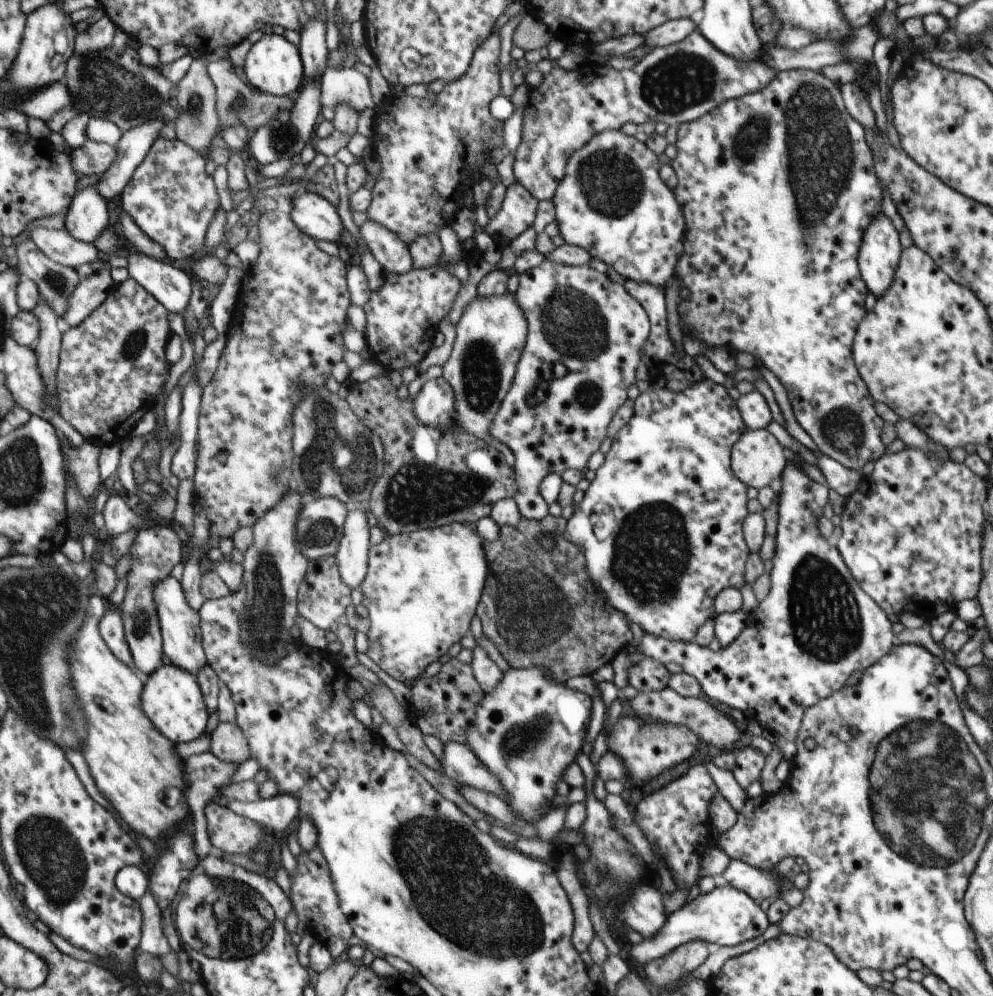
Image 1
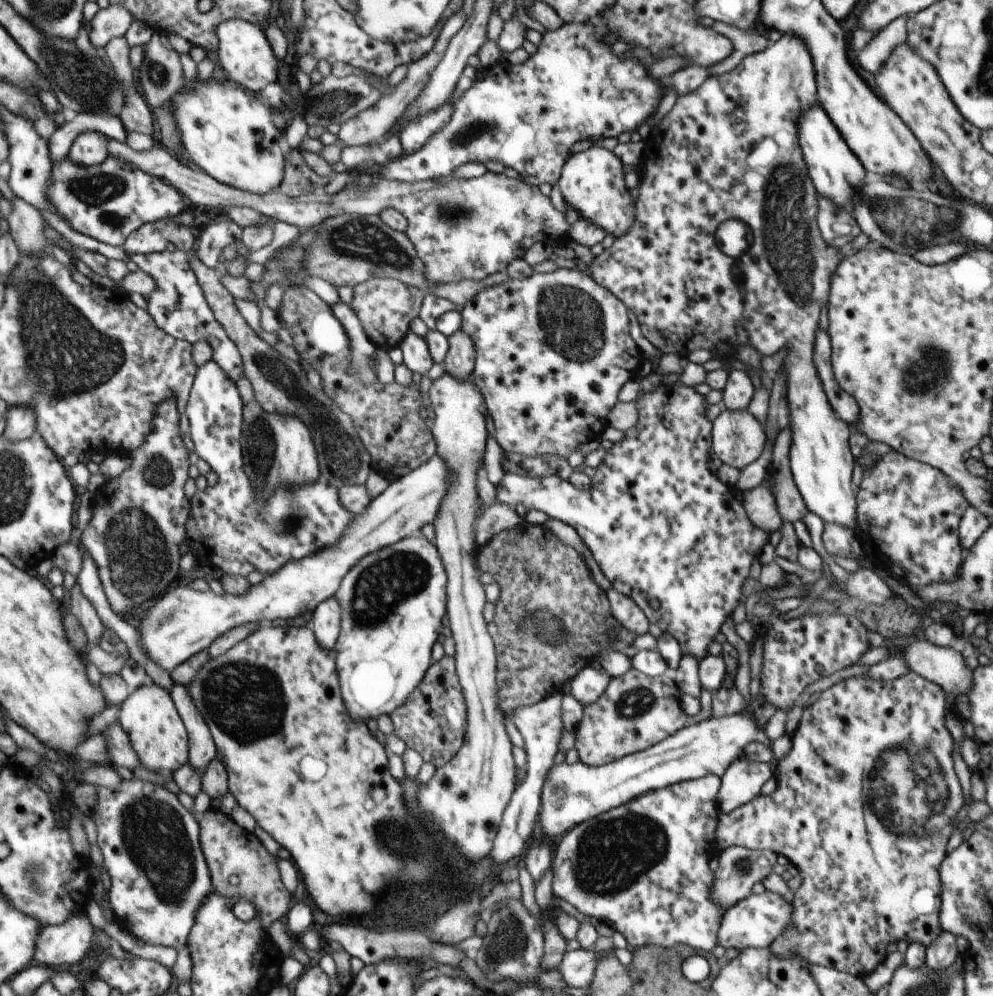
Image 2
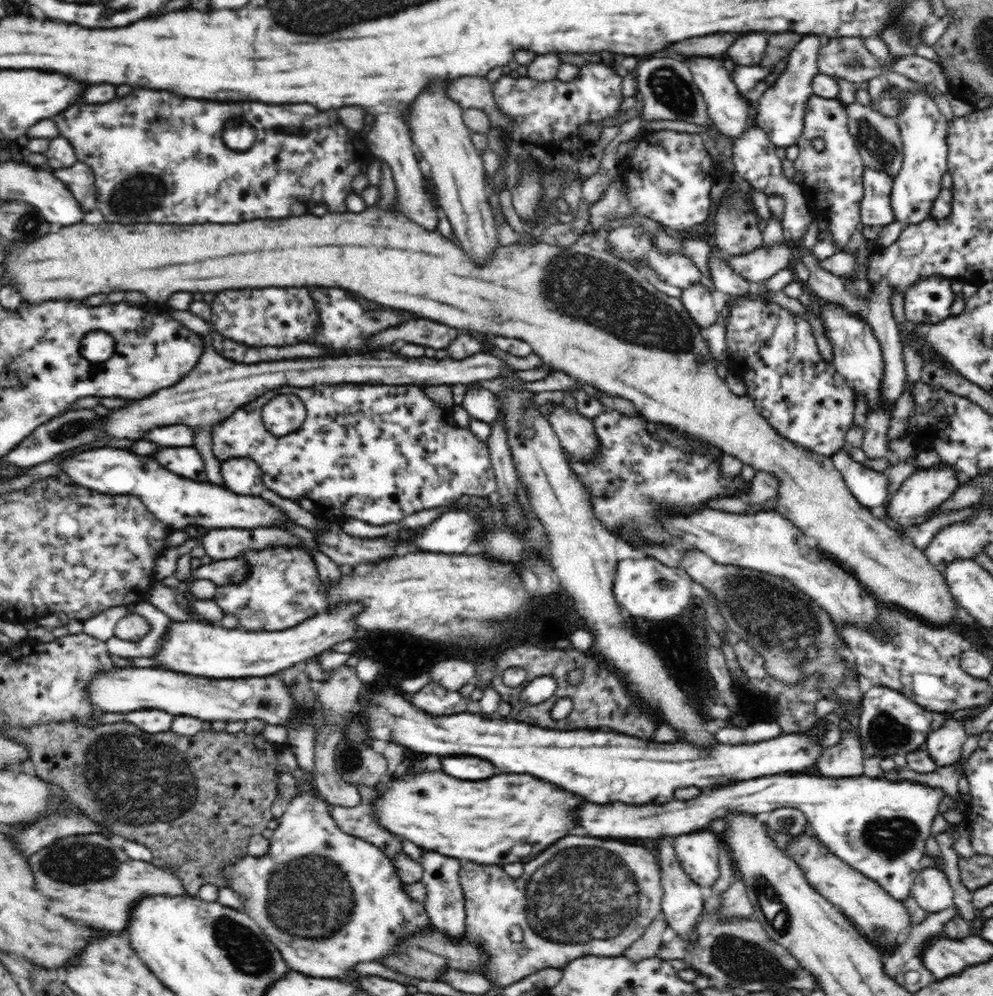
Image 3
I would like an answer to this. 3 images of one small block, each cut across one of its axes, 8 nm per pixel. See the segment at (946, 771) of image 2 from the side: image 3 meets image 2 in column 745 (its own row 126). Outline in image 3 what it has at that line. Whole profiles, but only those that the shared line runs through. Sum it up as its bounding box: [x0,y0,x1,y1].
[794,94,865,252]

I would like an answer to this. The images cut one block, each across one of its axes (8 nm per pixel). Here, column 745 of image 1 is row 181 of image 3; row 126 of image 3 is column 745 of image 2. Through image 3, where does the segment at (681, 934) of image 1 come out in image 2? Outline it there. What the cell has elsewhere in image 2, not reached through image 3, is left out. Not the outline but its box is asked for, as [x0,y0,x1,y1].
[717,890,793,951]

